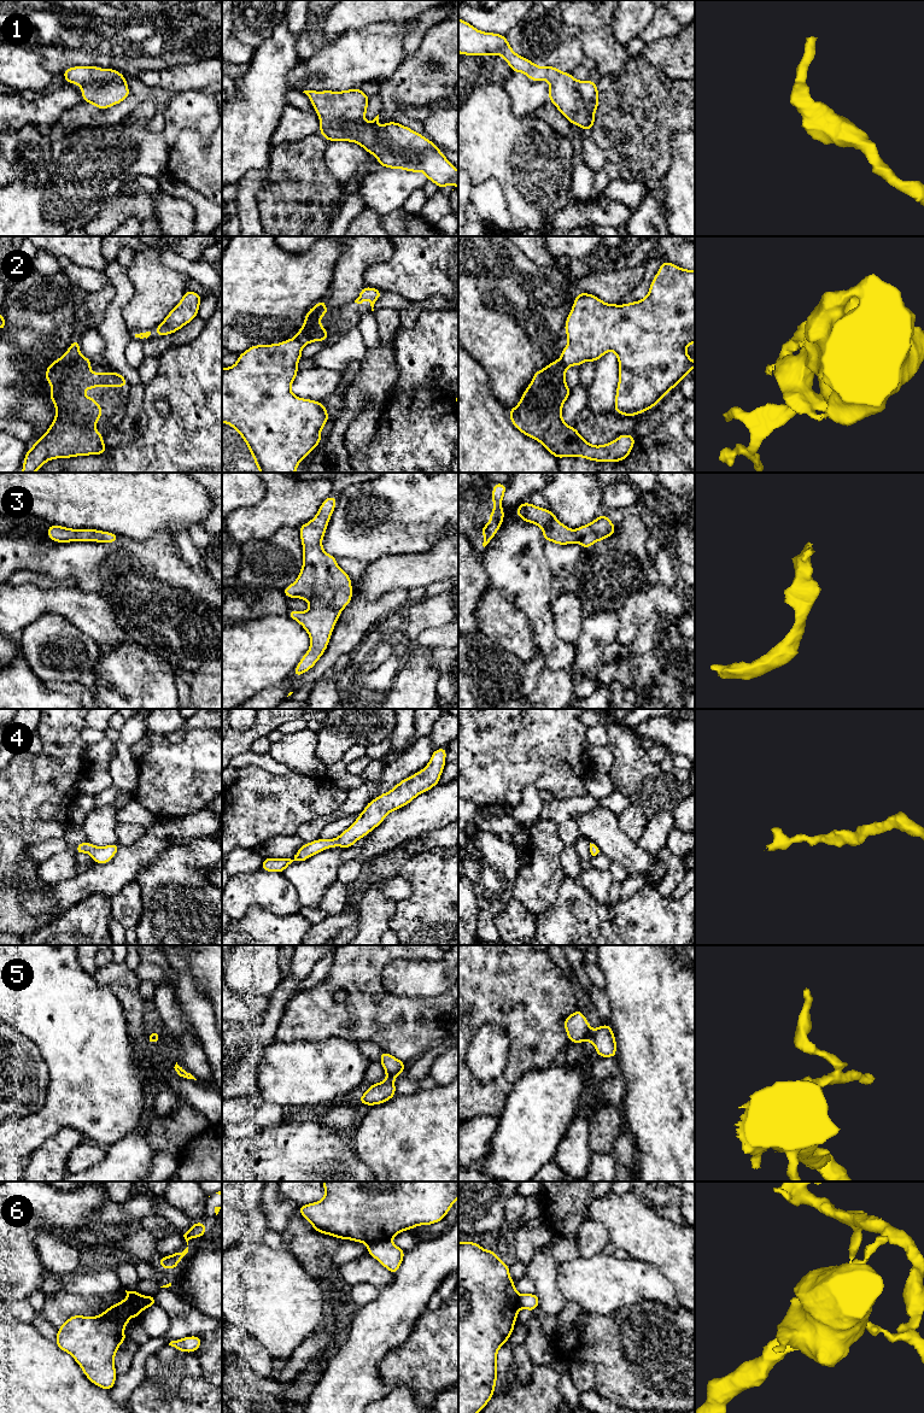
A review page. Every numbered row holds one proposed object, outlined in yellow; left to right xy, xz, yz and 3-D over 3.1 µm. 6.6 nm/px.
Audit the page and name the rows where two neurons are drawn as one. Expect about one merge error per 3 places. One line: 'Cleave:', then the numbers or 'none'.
Cleave: 2, 5, 6

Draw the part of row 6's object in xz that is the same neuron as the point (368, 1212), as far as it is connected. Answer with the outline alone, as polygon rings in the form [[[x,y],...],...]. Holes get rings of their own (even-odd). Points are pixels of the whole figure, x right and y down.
[[[322,1182],[324,1197],[297,1207],[314,1230],[339,1239],[370,1245],[391,1241],[402,1231],[445,1219],[458,1198],[458,1182]]]

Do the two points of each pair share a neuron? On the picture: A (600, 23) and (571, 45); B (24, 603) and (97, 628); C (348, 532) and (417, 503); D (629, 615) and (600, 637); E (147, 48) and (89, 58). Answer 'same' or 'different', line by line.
A: different
B: same
C: same
D: different
E: same

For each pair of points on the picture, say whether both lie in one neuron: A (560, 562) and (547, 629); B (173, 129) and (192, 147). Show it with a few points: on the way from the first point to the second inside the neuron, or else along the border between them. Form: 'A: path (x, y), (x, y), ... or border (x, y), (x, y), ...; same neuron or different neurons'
A: border (543, 551), (554, 578); different neurons
B: border (206, 141), (194, 130), (183, 129), (170, 147); different neurons

